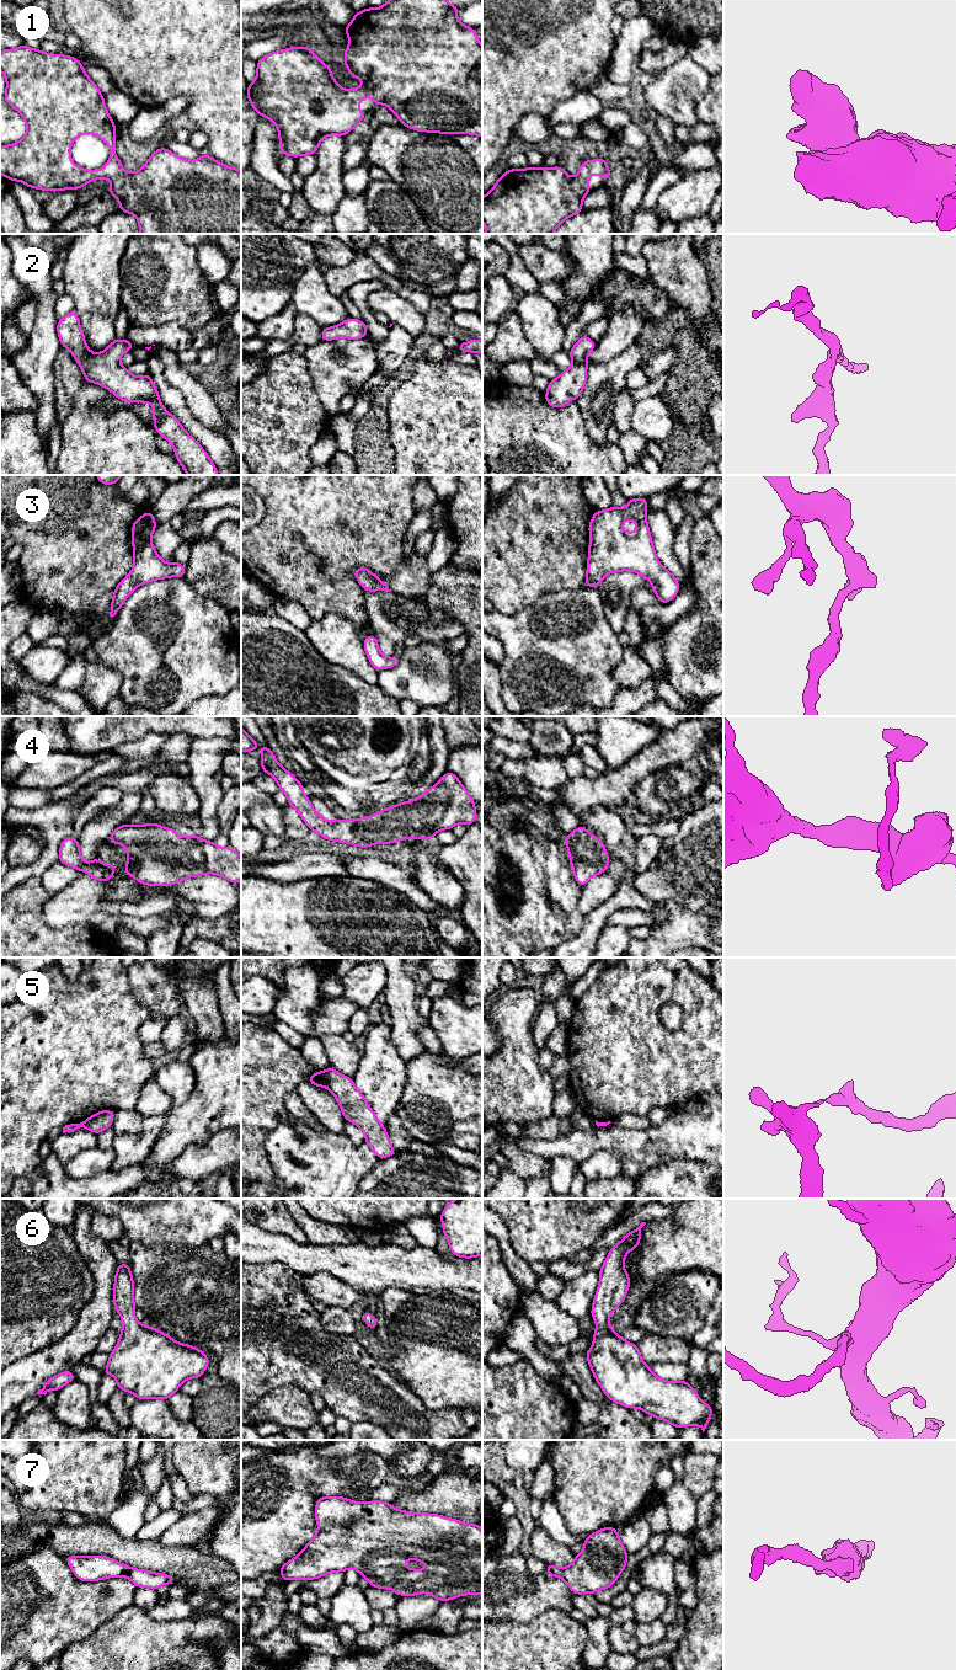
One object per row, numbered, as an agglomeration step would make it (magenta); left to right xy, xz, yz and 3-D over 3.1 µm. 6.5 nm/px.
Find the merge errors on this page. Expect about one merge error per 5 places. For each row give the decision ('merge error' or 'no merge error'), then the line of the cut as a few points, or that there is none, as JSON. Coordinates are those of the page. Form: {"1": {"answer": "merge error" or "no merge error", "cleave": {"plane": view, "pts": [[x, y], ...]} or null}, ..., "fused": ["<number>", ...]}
{"1": {"answer": "no merge error", "cleave": null}, "2": {"answer": "no merge error", "cleave": null}, "3": {"answer": "no merge error", "cleave": null}, "4": {"answer": "no merge error", "cleave": null}, "5": {"answer": "merge error", "cleave": {"plane": "xz", "pts": [[322, 1073], [325, 1083]]}}, "6": {"answer": "no merge error", "cleave": null}, "7": {"answer": "no merge error", "cleave": null}, "fused": ["5"]}

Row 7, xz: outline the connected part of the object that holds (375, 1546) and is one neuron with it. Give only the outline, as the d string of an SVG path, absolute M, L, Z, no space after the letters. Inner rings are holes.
M321 1496L315 1504L315 1519L319 1526L316 1535L304 1549L284 1563L279 1573L283 1581L314 1580L329 1573L356 1569L365 1576L369 1585L390 1589L399 1596L415 1596L427 1592L431 1597L449 1601L463 1595L482 1595L482 1528L476 1524L465 1524L437 1514L412 1514L395 1509L390 1503L373 1500L369 1503L352 1501L343 1496ZM405 1559L429 1563L421 1572L404 1567Z

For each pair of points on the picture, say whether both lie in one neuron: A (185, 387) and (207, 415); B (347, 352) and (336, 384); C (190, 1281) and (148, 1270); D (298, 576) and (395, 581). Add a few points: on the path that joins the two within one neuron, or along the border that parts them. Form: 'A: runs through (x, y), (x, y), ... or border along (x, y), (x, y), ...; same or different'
A: runs through (192, 394), (203, 407); same
B: runs through (347, 359), (336, 371), (336, 377); same
C: runs through (180, 1281), (171, 1281), (158, 1274); same
D: border along (402, 559), (390, 572), (379, 577); different

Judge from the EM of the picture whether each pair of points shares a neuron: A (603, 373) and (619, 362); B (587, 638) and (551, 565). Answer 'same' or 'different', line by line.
A: same
B: different

